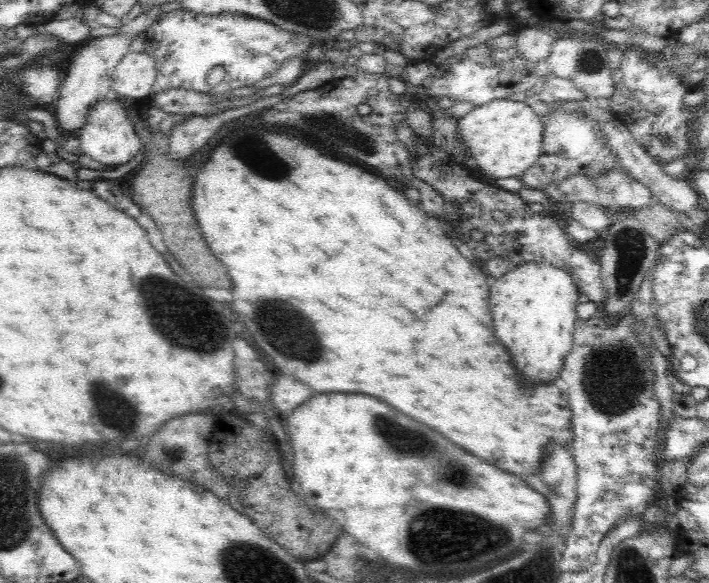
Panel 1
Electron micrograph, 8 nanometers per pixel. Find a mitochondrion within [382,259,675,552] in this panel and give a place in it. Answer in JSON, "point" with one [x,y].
{"point":[612,390]}

